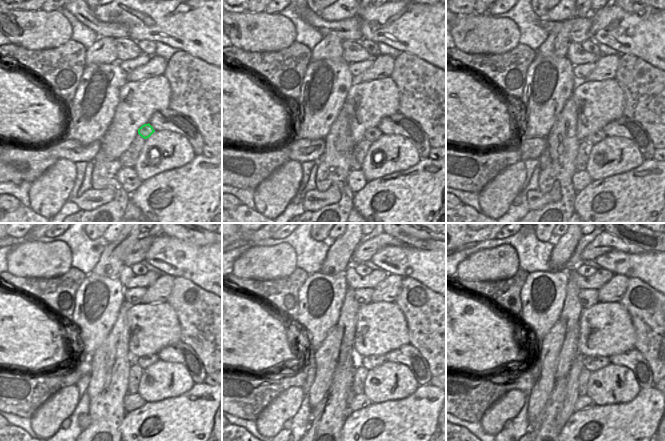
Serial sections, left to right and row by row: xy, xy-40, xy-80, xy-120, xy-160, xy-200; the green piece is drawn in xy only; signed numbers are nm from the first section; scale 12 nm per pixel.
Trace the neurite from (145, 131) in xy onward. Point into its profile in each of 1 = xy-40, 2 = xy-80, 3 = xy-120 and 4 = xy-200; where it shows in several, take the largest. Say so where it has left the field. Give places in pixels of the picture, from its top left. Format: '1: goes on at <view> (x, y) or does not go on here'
1: goes on at xy-40 (372, 134)
2: goes on at xy-80 (593, 138)
3: goes on at xy-120 (144, 362)
4: goes on at xy-200 (593, 364)

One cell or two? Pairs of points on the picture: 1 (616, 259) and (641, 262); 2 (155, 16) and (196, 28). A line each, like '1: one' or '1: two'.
1: one
2: one

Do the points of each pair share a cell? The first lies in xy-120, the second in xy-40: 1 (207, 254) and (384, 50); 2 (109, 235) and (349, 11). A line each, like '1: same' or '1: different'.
1: different
2: same

